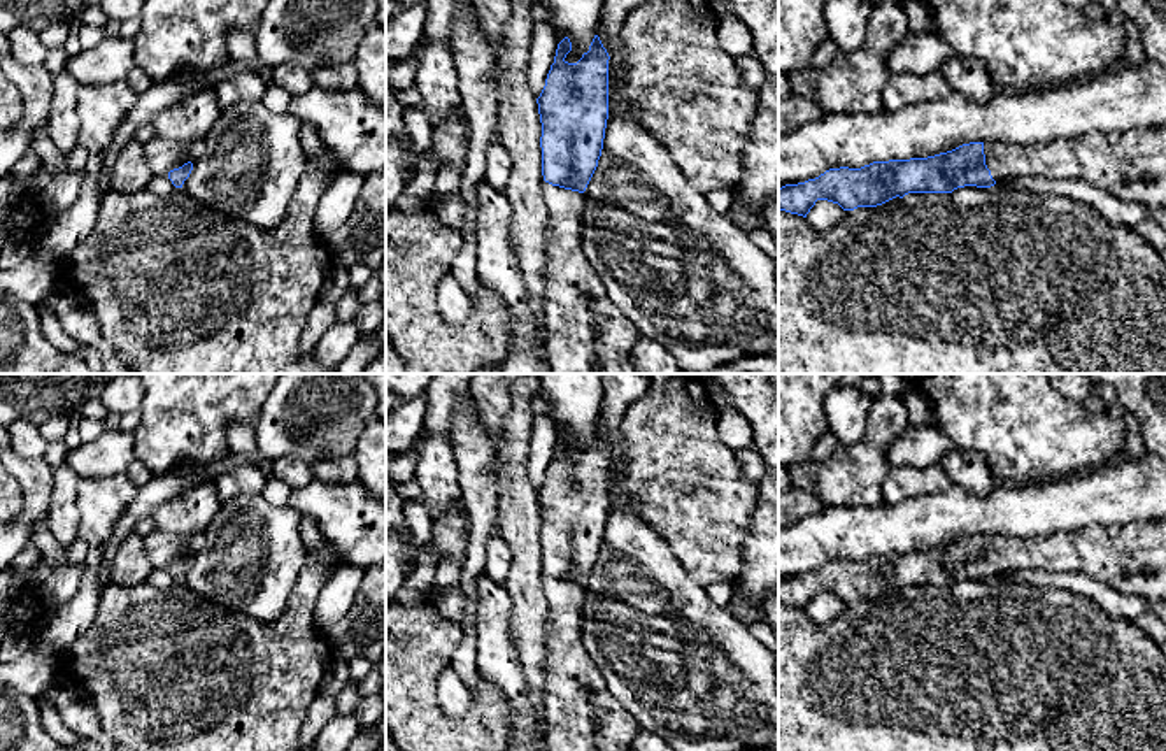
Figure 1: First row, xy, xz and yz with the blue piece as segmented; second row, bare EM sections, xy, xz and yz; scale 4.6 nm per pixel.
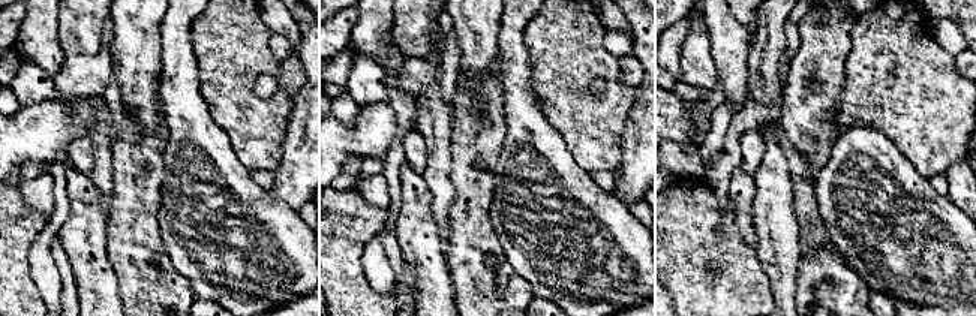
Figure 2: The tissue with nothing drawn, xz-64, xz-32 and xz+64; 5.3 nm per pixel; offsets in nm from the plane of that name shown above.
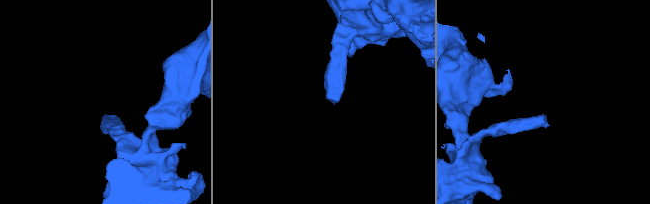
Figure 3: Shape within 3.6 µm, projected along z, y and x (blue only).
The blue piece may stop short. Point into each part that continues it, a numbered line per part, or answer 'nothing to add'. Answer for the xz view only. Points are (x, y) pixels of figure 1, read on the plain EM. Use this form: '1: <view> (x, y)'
1: xz (579, 713)

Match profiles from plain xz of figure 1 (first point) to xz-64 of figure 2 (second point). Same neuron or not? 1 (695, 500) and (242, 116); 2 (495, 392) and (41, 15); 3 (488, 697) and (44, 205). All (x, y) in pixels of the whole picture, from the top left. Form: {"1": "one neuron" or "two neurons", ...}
{"1": "one neuron", "2": "two neurons", "3": "two neurons"}

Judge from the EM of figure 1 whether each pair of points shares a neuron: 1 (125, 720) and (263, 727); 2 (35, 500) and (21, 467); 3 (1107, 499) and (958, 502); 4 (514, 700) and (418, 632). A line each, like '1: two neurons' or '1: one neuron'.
1: one neuron
2: one neuron
3: one neuron
4: two neurons

